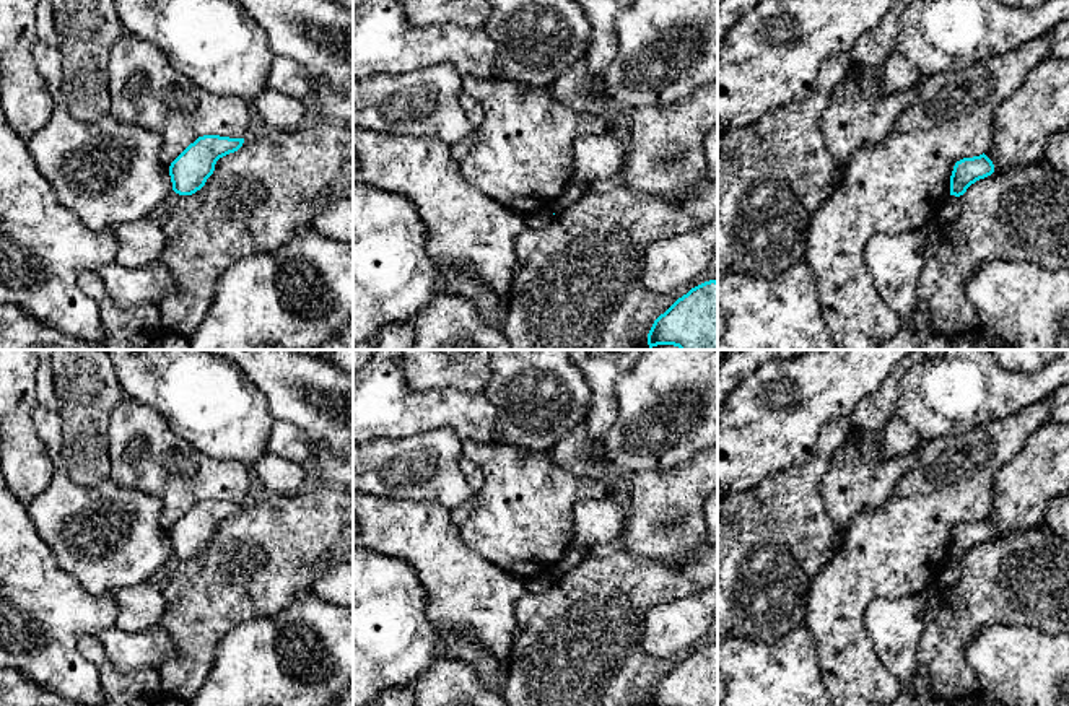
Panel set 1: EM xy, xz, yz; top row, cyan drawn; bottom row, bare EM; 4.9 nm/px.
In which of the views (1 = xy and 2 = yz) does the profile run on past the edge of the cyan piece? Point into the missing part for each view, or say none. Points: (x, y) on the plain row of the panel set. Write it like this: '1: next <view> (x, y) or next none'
1: next none
2: next none

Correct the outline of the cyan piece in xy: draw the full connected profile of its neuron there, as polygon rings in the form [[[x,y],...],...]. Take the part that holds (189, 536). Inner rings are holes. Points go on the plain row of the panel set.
[[[203,499],[190,508],[169,530],[172,555],[192,560],[200,555],[213,538],[220,522],[238,516],[244,503]]]

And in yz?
[[[984,517],[957,525],[950,540],[950,560],[963,560],[971,548],[993,537],[994,529]]]

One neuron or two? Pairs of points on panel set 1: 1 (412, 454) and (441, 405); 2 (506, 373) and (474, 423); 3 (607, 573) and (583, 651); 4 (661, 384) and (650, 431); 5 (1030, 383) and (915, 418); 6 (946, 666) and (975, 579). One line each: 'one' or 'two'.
1: two
2: two
3: one
4: one
5: one
6: one

